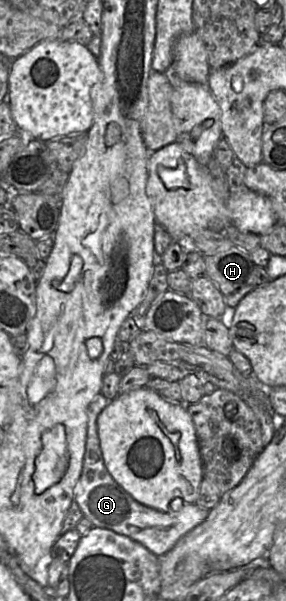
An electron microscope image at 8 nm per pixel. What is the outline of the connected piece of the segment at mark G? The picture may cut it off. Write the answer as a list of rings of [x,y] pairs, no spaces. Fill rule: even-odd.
[[[100,392],[88,407],[85,454],[82,472],[74,489],[74,501],[79,505],[83,516],[94,527],[109,529],[127,536],[142,544],[154,555],[162,557],[183,536],[202,523],[207,518],[209,510],[195,503],[186,504],[182,499],[175,498],[170,503],[170,509],[174,511],[161,512],[137,502],[113,479],[104,464],[97,430],[97,418],[109,402],[110,400]]]

